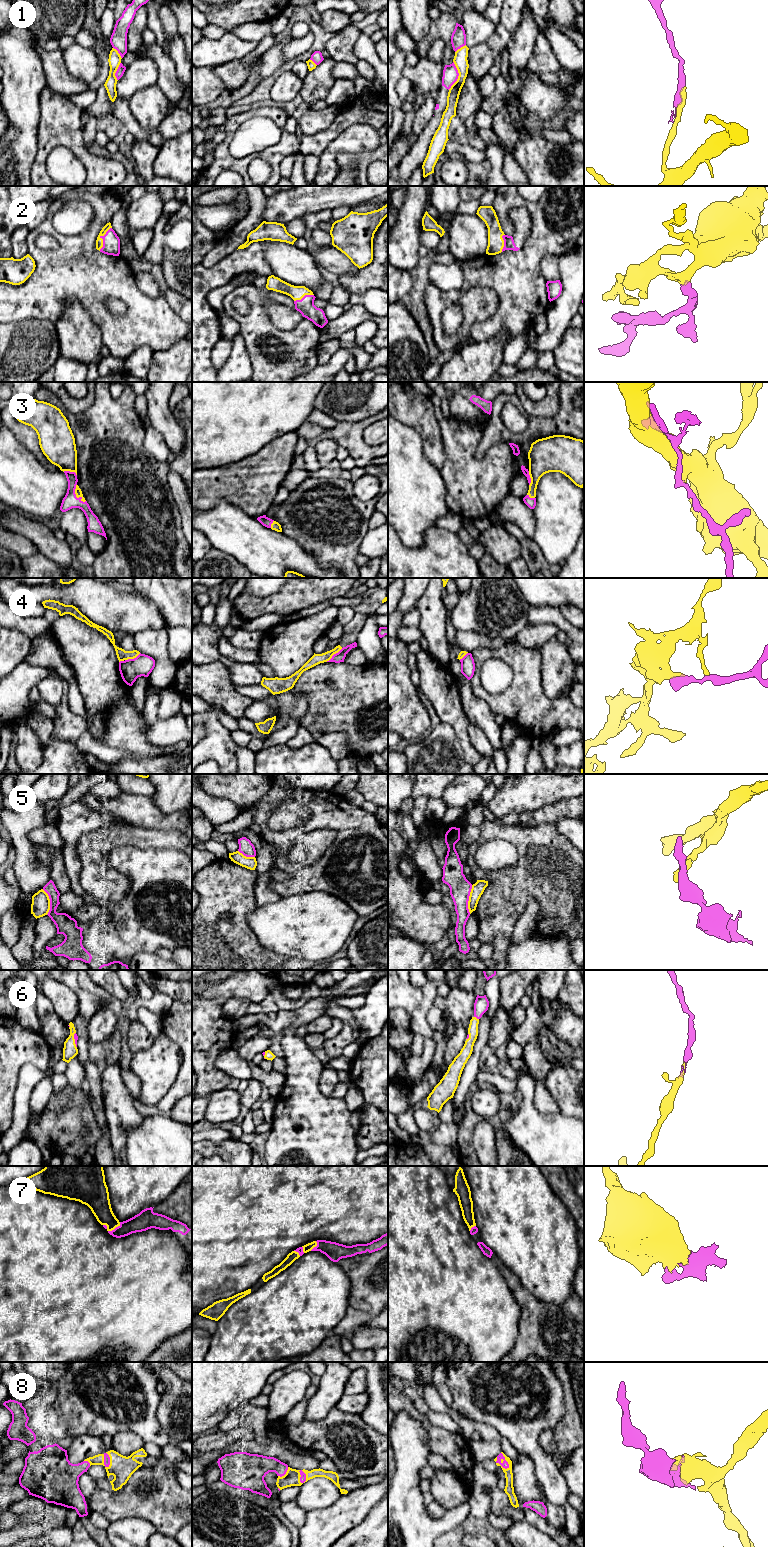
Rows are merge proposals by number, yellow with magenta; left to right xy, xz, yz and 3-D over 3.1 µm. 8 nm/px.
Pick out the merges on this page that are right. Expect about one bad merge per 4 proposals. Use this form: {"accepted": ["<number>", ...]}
{"accepted": ["2", "3", "6", "7", "8"]}

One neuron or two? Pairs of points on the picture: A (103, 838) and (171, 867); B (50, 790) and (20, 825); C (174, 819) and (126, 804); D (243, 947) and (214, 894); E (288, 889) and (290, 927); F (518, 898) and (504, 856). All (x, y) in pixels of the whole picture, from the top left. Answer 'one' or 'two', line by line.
A: two
B: two
C: one
D: one
E: two
F: two

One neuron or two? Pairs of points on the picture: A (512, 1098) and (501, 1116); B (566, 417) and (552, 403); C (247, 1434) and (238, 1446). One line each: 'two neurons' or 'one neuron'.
A: one neuron
B: two neurons
C: two neurons

